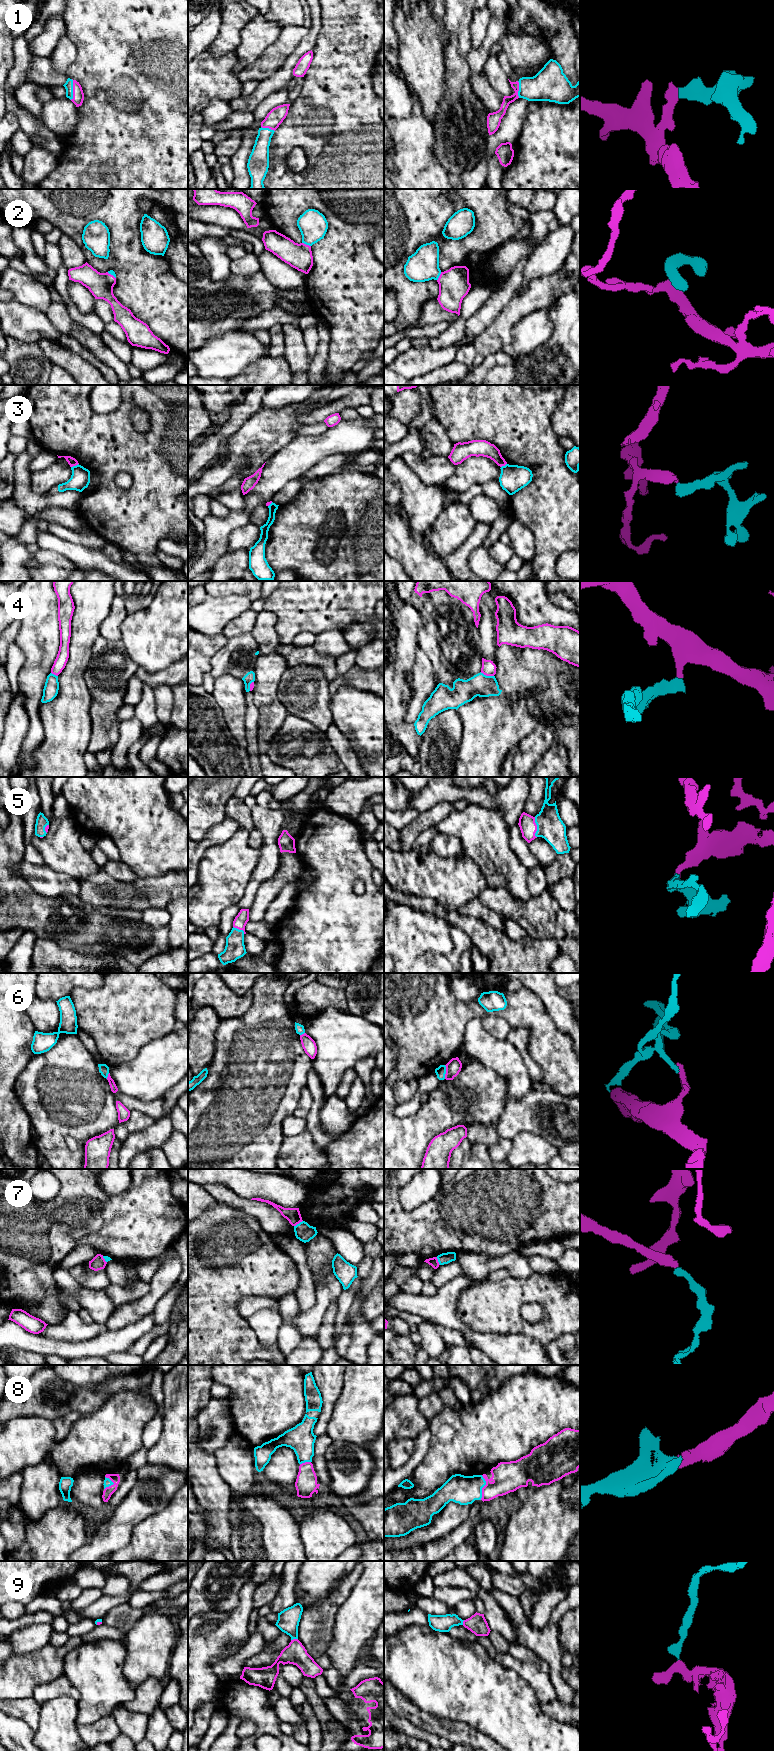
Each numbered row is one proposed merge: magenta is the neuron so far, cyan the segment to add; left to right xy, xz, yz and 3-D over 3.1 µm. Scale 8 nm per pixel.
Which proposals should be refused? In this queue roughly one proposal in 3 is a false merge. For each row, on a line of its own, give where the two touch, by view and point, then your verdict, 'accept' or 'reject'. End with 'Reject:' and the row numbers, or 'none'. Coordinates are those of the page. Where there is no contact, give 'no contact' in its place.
1: contact xy (73, 89); accept
2: contact xz (305, 244); accept
3: contact xy (74, 465); reject
4: contact yz (487, 675); reject
5: contact yz (536, 827); accept
6: contact yz (446, 1072); reject
7: contact xz (298, 1223); reject
8: contact yz (483, 1487); accept
9: contact xz (294, 1639); accept
Reject: 3, 4, 6, 7

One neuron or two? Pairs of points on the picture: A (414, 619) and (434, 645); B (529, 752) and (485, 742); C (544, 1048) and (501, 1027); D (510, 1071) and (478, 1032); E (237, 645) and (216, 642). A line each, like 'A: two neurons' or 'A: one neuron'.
A: two neurons
B: two neurons
C: two neurons
D: one neuron
E: two neurons

